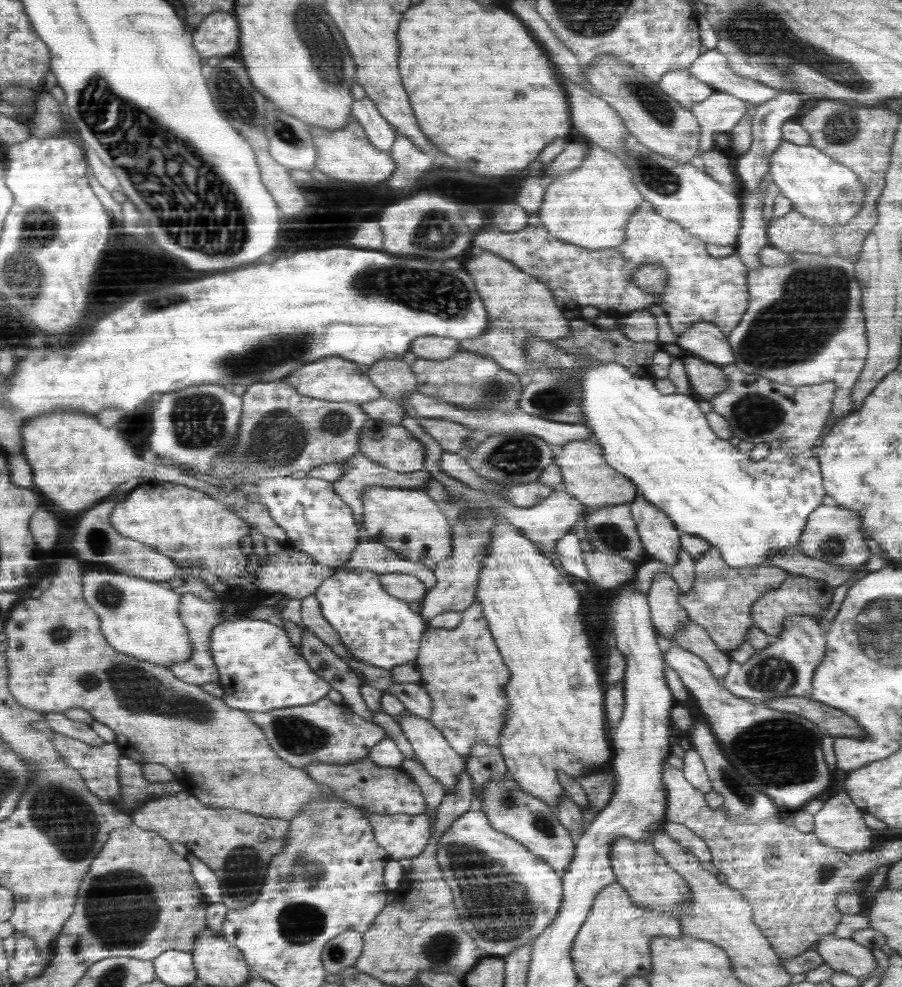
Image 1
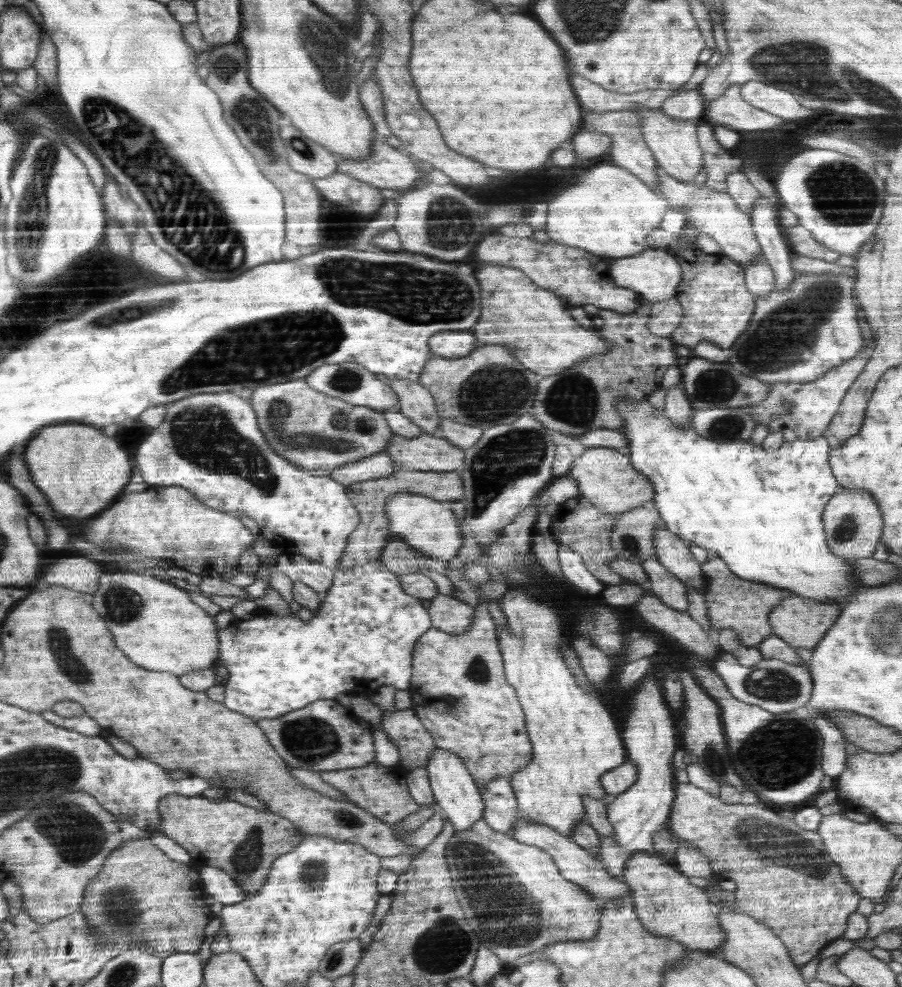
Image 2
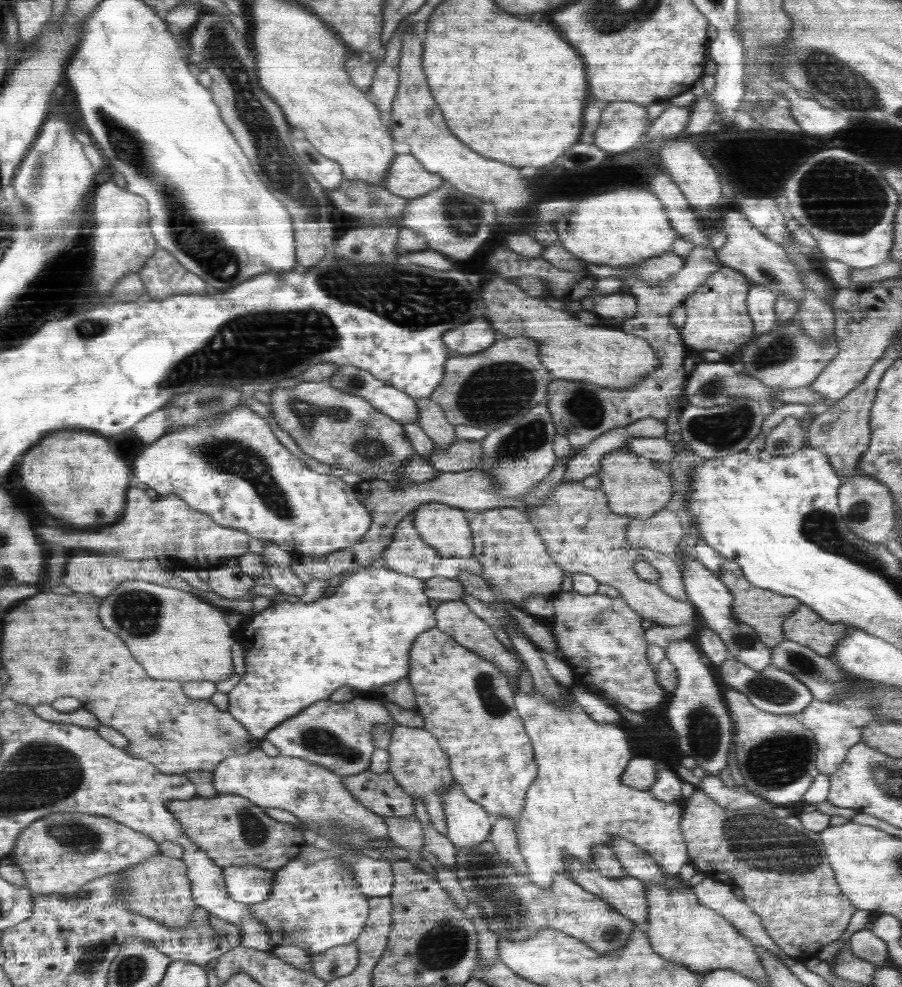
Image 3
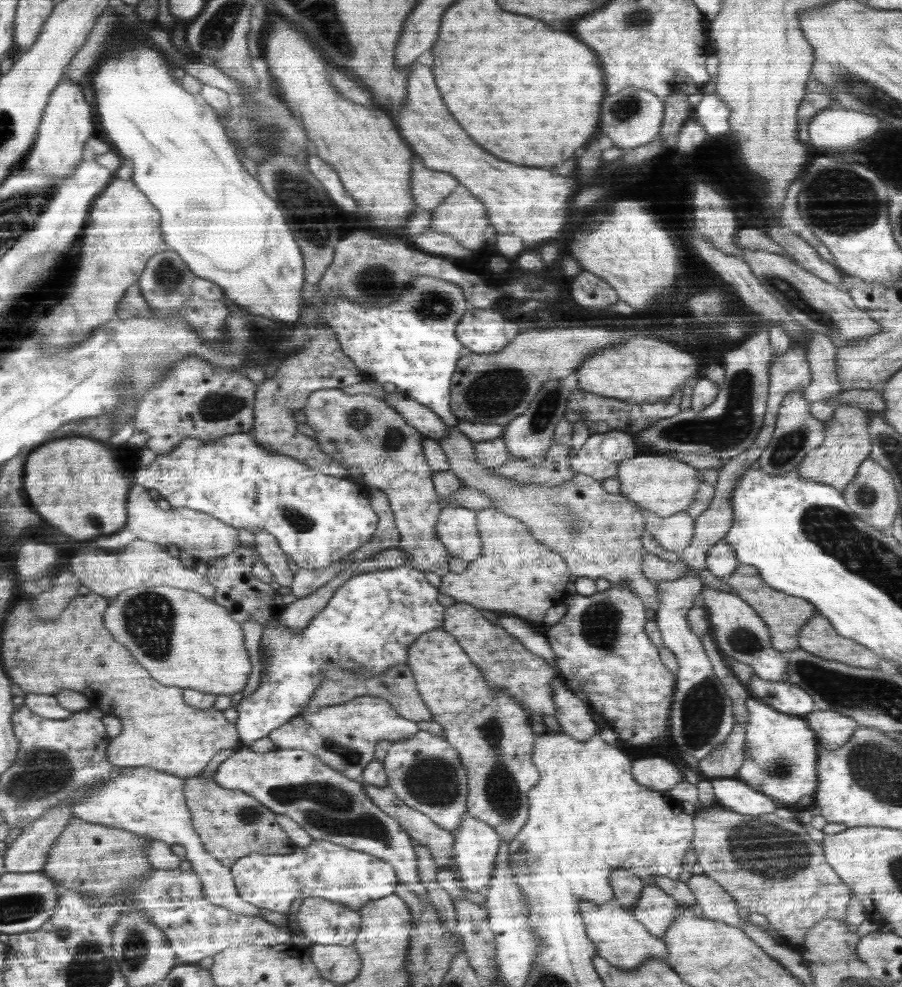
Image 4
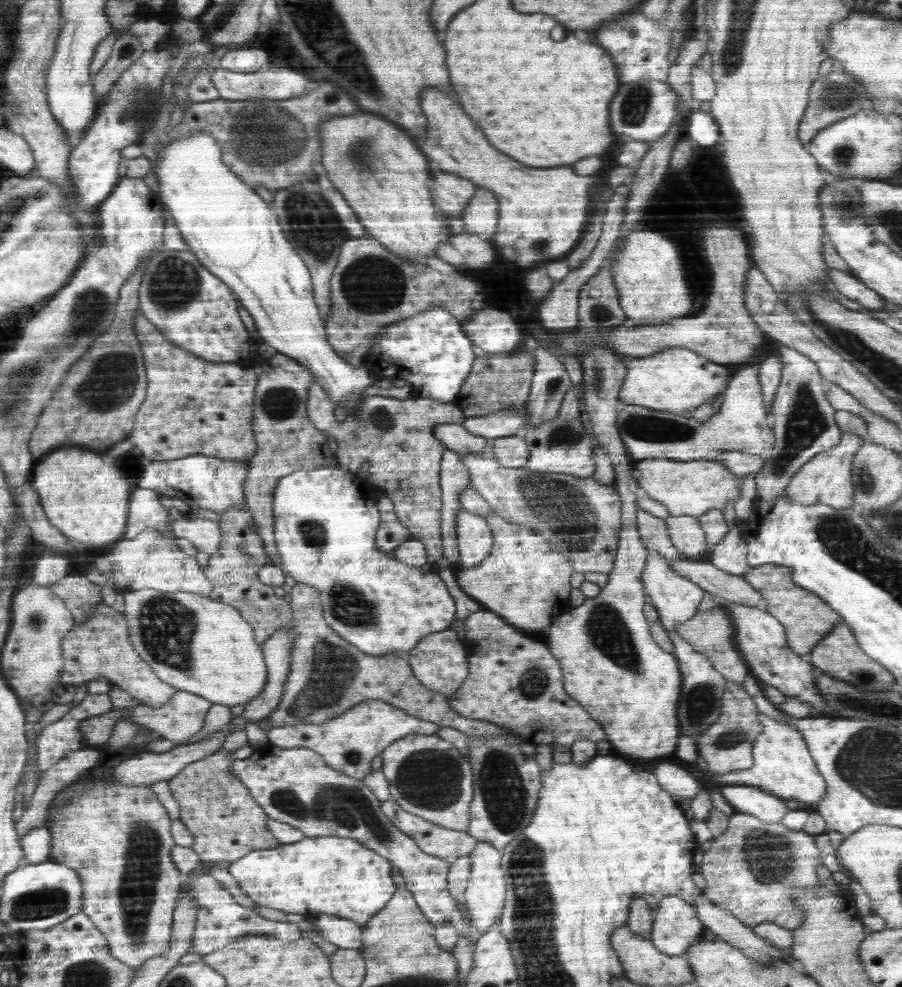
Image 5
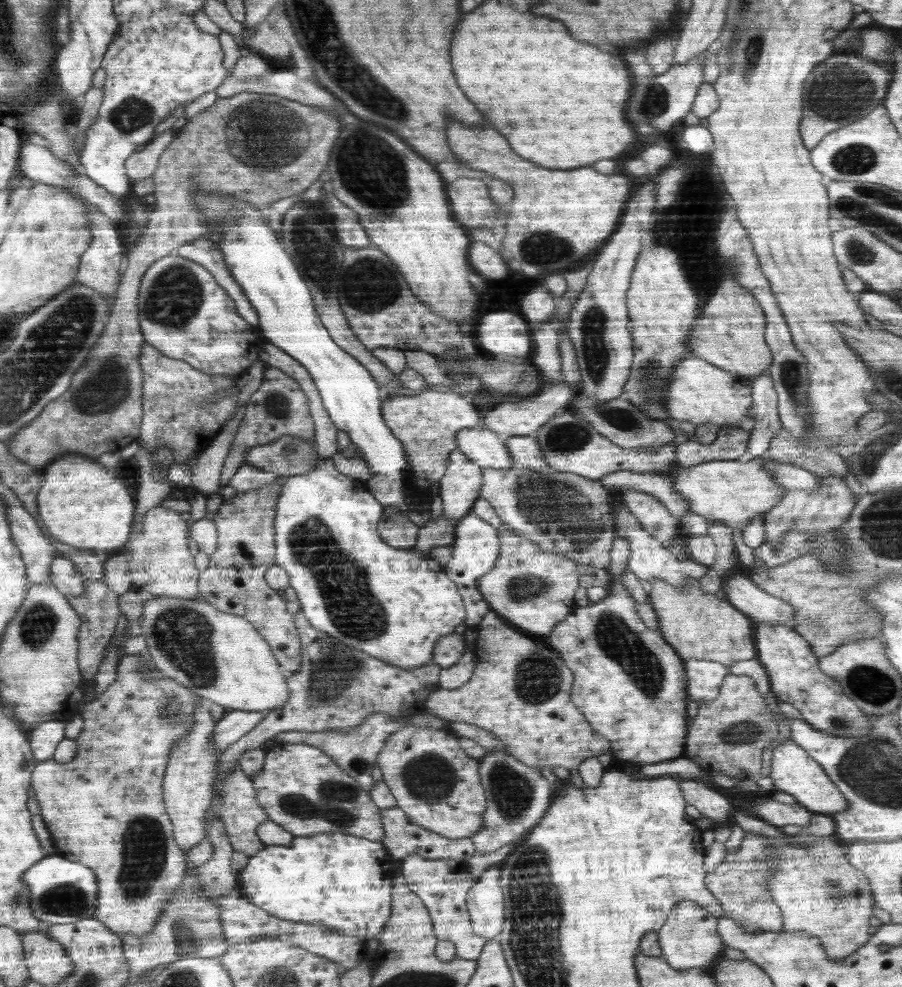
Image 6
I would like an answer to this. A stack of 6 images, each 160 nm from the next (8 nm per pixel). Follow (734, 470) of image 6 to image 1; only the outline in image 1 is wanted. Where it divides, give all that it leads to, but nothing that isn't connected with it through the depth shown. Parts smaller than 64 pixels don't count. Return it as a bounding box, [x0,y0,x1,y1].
[552,440,640,510]

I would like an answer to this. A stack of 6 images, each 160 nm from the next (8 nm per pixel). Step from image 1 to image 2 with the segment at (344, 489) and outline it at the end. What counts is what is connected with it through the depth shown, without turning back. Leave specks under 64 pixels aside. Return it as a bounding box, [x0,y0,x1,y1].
[338,467,465,567]

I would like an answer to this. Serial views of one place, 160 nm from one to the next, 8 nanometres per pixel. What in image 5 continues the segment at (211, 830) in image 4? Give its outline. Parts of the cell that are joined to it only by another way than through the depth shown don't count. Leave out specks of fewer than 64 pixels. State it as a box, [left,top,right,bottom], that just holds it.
[171,729,281,863]

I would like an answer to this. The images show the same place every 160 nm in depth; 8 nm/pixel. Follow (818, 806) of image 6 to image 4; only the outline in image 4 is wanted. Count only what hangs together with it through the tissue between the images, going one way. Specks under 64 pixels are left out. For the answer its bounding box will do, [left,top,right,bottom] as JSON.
[736,698,819,806]

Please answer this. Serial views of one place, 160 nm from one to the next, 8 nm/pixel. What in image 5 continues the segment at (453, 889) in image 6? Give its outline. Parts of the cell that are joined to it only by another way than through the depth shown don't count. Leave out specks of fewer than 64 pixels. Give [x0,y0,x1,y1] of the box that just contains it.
[231,742,481,944]

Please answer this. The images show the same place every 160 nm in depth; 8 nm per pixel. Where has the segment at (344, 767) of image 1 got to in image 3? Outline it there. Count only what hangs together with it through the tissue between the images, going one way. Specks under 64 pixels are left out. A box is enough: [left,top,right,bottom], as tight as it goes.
[343,768,414,817]

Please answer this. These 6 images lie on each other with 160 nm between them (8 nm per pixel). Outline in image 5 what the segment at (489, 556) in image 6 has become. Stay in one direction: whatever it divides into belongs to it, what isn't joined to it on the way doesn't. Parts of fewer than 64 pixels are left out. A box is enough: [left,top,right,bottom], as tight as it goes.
[456,510,493,569]

